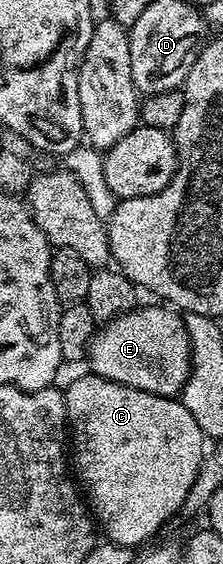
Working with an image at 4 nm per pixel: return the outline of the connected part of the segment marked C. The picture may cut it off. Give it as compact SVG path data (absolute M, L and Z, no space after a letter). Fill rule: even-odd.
M84 372L80 378L73 379L68 386L65 386L63 399L65 400L65 408L67 409L69 450L73 455L73 474L77 479L78 485L81 487L82 493L85 495L86 505L93 511L94 521L100 527L103 525L103 530L107 533L104 534L106 541L116 542L122 546L132 548L140 547L138 545L141 542L145 542L153 537L175 513L178 515L182 511L185 496L189 496L189 488L193 488L195 477L198 476L205 462L205 450L203 454L205 435L201 432L201 428L197 428L197 420L193 420L193 412L189 412L189 408L185 408L185 404L178 397L166 398L165 396L157 396L153 392L129 388L125 384L117 384L113 380L102 378L90 372Z

